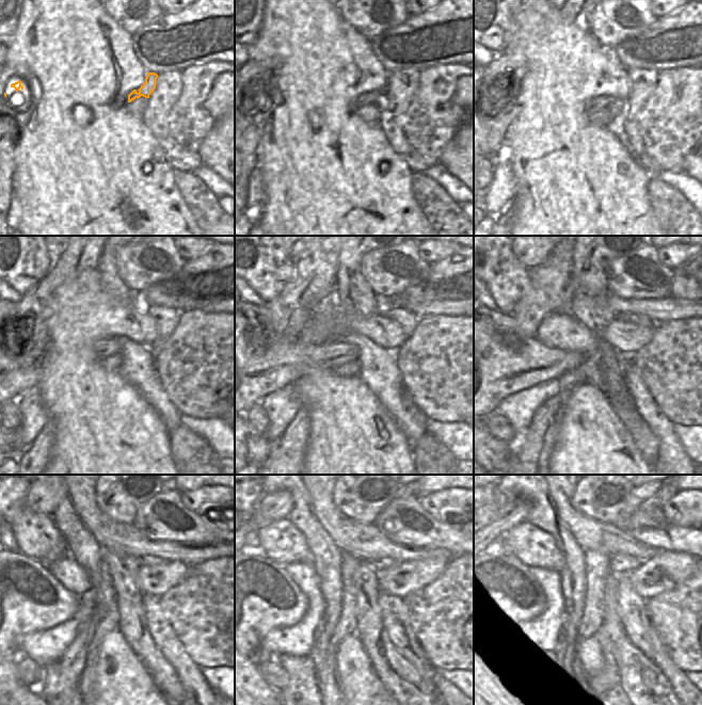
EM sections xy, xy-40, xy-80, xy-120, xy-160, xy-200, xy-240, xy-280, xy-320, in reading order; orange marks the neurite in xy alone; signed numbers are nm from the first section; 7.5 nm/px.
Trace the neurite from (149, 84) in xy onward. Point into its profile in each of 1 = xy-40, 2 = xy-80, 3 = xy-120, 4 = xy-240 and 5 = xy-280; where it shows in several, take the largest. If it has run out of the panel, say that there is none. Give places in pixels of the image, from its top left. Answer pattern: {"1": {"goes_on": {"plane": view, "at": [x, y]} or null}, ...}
{"1": {"goes_on": {"plane": "xy-40", "at": [378, 98]}}, "2": {"goes_on": {"plane": "xy-80", "at": [594, 105]}}, "3": {"goes_on": {"plane": "xy-120", "at": [111, 347]}}, "4": {"goes_on": {"plane": "xy-240", "at": [17, 595]}}, "5": {"goes_on": {"plane": "xy-280", "at": [256, 594]}}}

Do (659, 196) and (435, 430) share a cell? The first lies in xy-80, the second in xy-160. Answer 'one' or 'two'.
two

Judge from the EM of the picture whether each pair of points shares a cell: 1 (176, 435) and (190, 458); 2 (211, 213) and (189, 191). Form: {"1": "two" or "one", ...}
{"1": "one", "2": "one"}

